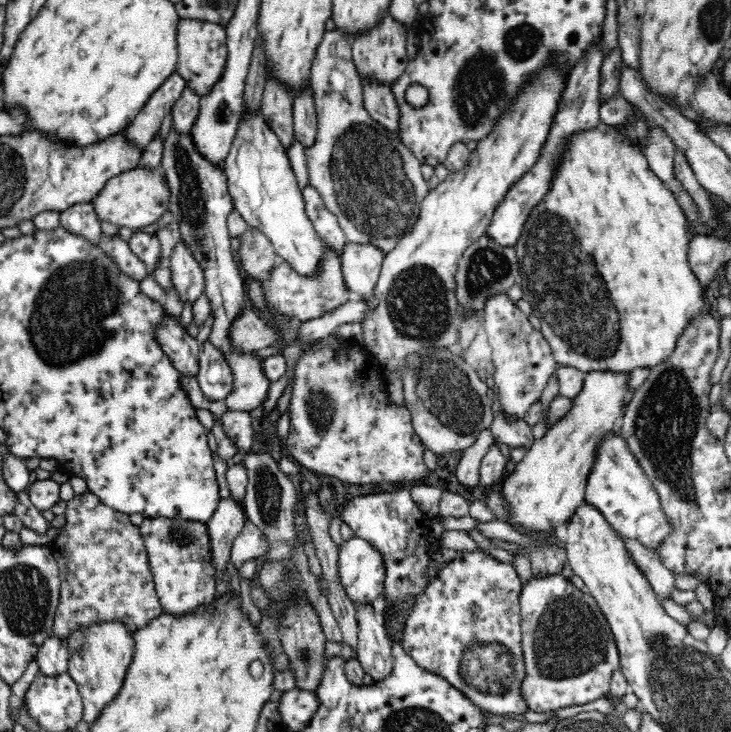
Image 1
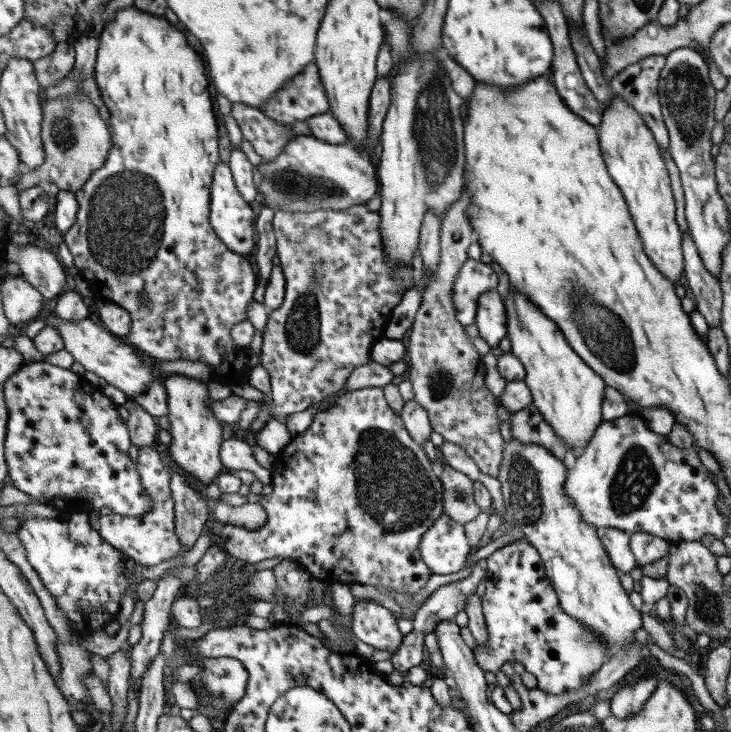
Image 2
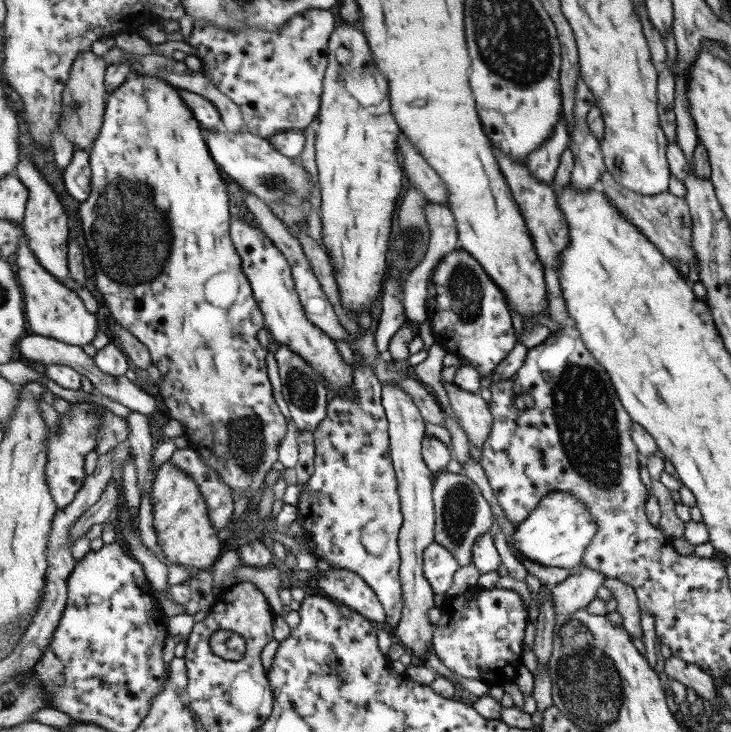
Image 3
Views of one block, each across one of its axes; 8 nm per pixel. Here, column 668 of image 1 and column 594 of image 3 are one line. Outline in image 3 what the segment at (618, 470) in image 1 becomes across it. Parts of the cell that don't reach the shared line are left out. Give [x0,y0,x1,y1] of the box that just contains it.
[512,493,597,569]

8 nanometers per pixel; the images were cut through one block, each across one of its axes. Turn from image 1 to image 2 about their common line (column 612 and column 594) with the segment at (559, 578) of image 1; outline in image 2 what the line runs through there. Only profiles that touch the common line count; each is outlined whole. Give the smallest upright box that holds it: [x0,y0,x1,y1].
[474,539,612,696]

